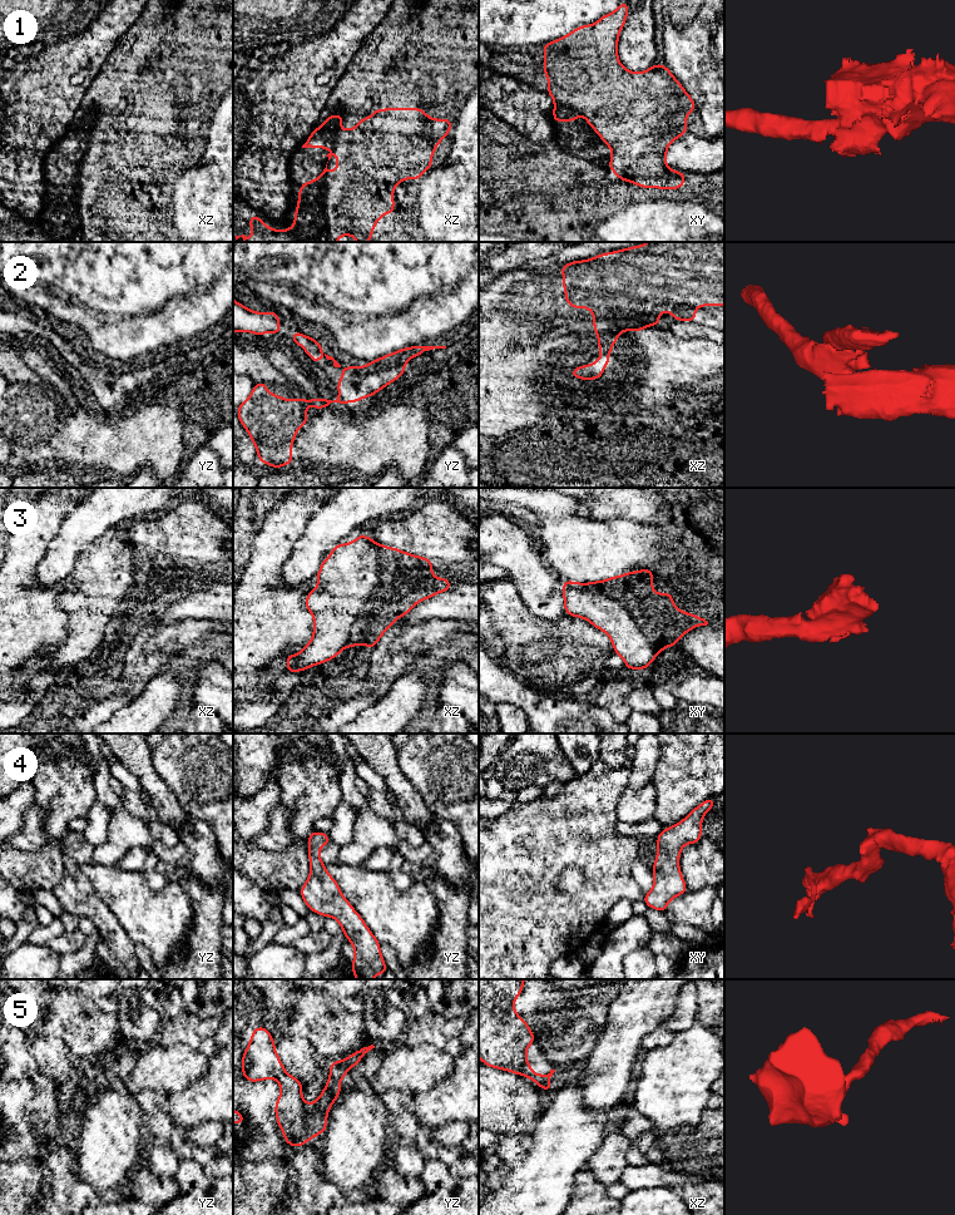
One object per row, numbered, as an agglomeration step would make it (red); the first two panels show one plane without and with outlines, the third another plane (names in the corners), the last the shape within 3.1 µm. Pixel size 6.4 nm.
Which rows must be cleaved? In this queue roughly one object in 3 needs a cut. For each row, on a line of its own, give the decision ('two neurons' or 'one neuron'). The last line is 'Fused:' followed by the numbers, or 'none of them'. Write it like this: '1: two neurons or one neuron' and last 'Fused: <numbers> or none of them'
1: two neurons
2: two neurons
3: one neuron
4: one neuron
5: two neurons
Fused: 1, 2, 5

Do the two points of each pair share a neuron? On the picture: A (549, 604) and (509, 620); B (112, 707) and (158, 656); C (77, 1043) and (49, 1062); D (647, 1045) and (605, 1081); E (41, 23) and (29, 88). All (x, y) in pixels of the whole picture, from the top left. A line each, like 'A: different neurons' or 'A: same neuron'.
A: different neurons
B: same neuron
C: different neurons
D: different neurons
E: different neurons

